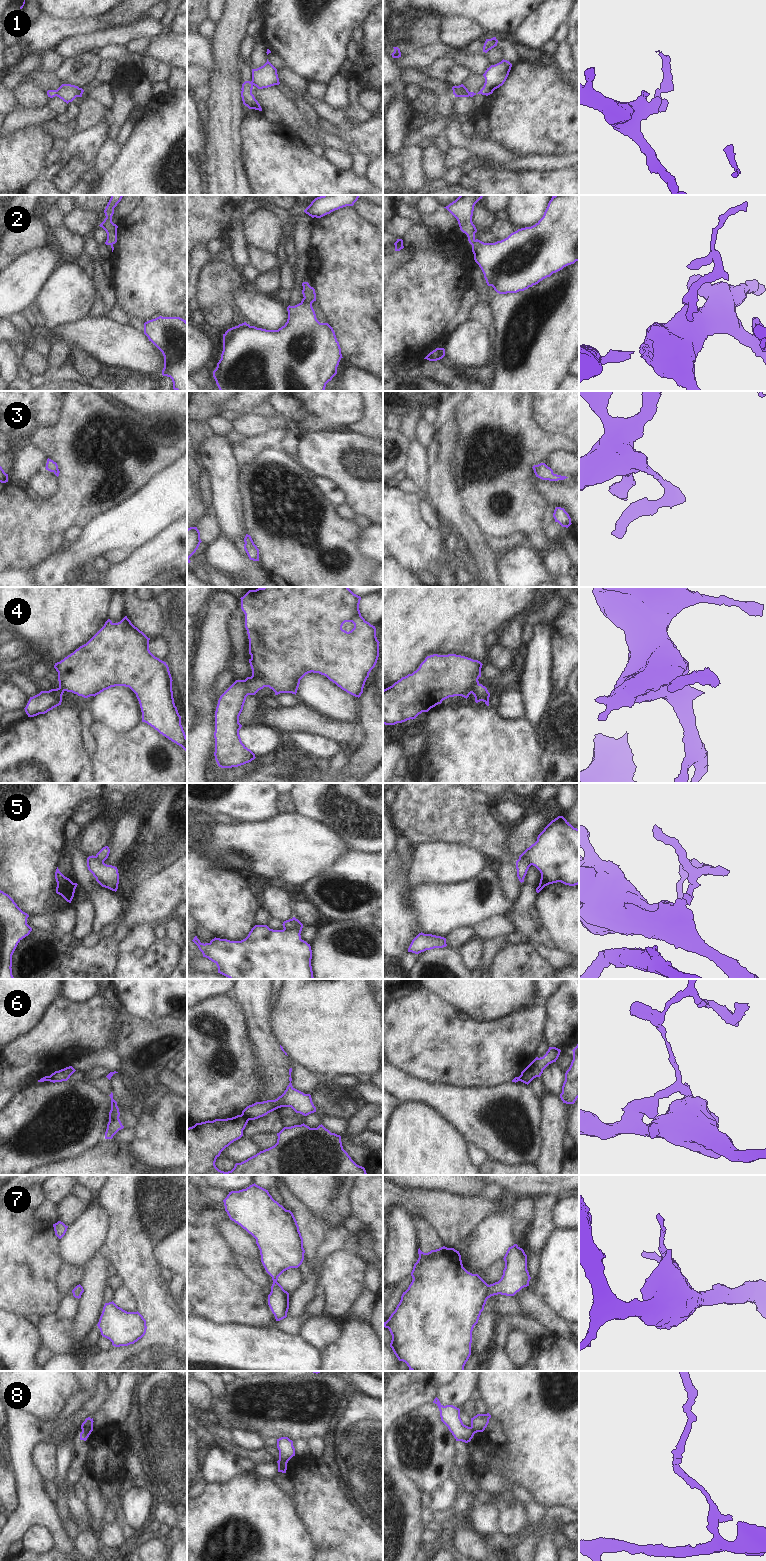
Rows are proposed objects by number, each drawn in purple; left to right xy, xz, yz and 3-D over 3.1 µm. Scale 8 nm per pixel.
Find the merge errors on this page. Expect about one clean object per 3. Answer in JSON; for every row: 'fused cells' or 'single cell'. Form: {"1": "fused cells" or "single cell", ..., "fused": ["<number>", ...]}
{"1": "fused cells", "2": "single cell", "3": "single cell", "4": "single cell", "5": "fused cells", "6": "fused cells", "7": "single cell", "8": "fused cells", "fused": ["1", "5", "6", "8"]}

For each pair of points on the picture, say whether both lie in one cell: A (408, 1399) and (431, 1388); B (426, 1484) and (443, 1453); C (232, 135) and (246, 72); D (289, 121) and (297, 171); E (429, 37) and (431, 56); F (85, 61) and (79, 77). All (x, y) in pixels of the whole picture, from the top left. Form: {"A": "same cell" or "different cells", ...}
{"A": "same cell", "B": "same cell", "C": "different cells", "D": "different cells", "E": "different cells", "F": "same cell"}

